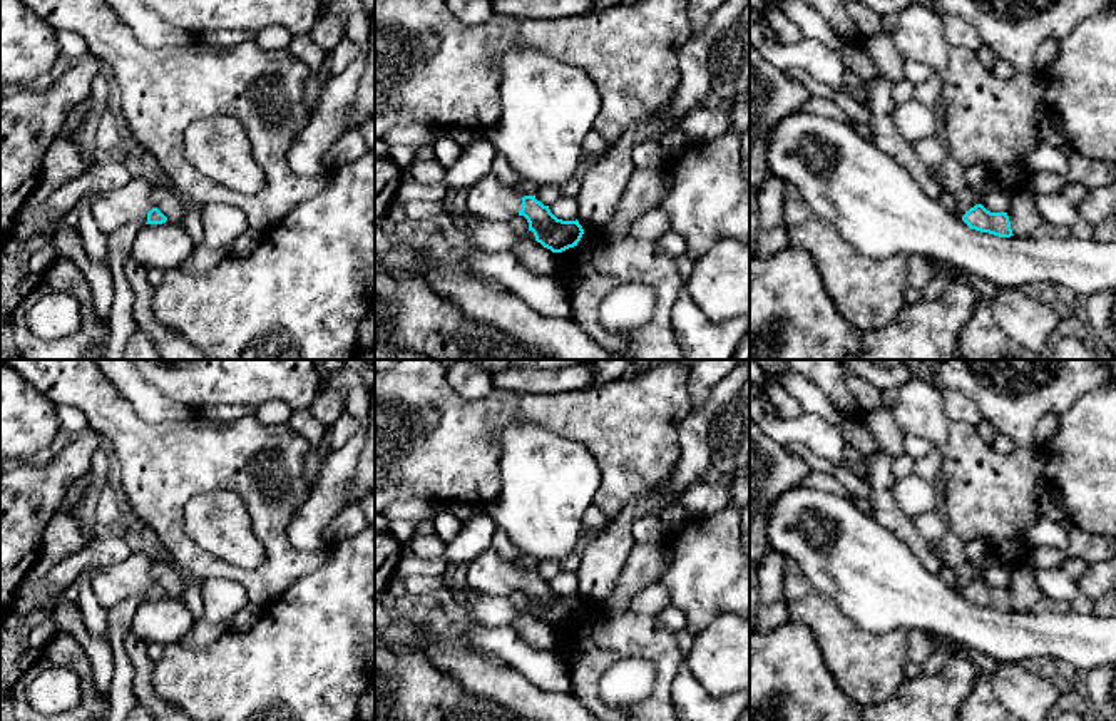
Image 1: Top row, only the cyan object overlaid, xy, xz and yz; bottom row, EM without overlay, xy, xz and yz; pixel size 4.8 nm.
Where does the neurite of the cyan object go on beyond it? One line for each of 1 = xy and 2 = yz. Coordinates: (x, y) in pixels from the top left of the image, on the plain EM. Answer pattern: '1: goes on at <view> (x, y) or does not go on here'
1: goes on at xy (112, 584)
2: does not go on here

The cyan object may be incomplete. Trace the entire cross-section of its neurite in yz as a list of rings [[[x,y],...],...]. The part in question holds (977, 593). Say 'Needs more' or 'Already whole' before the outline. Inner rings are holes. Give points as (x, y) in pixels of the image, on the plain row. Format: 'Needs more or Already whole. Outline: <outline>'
Already whole. Outline: [[[975,579],[962,591],[962,596],[975,606],[989,607],[999,612],[1011,612],[1011,596],[1007,587],[991,587],[982,579]]]

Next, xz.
Needs more. Outline: [[[492,547],[468,562],[467,587],[499,597],[524,591],[535,616],[552,627],[577,621],[584,609],[577,594],[557,594],[535,570],[515,570]]]

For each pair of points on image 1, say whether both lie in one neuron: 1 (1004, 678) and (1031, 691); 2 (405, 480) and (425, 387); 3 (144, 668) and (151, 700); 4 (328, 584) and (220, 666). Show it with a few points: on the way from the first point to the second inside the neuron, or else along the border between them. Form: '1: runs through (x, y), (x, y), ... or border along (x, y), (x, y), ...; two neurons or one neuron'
1: runs through (1011, 681), (1024, 691); one neuron
2: runs through (405, 457), (405, 410); one neuron
3: runs through (144, 676), (144, 691); one neuron
4: runs through (302, 611), (246, 666); one neuron

